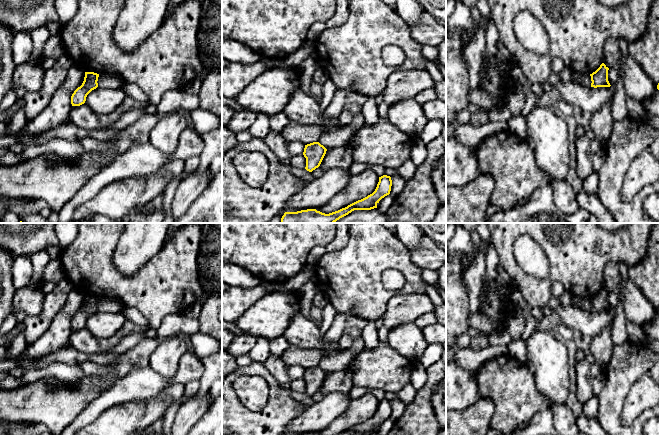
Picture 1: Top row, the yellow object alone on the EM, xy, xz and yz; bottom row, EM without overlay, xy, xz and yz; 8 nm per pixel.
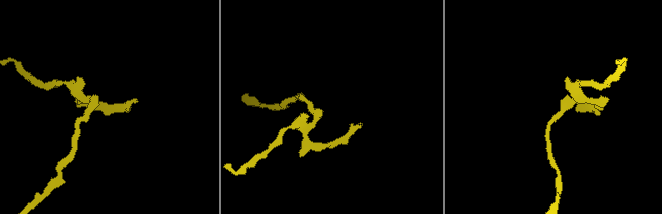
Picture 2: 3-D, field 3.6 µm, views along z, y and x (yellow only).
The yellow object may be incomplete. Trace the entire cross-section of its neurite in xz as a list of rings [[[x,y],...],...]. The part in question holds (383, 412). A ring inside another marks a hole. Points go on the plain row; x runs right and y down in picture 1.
[[[383,399],[379,401],[377,411],[372,418],[338,435],[371,434],[377,432],[377,428],[379,427],[379,425],[390,418],[391,410],[391,401]]]

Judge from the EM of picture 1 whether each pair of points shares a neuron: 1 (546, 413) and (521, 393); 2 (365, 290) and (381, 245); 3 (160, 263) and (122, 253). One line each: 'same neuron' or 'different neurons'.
1: different neurons
2: same neuron
3: different neurons

